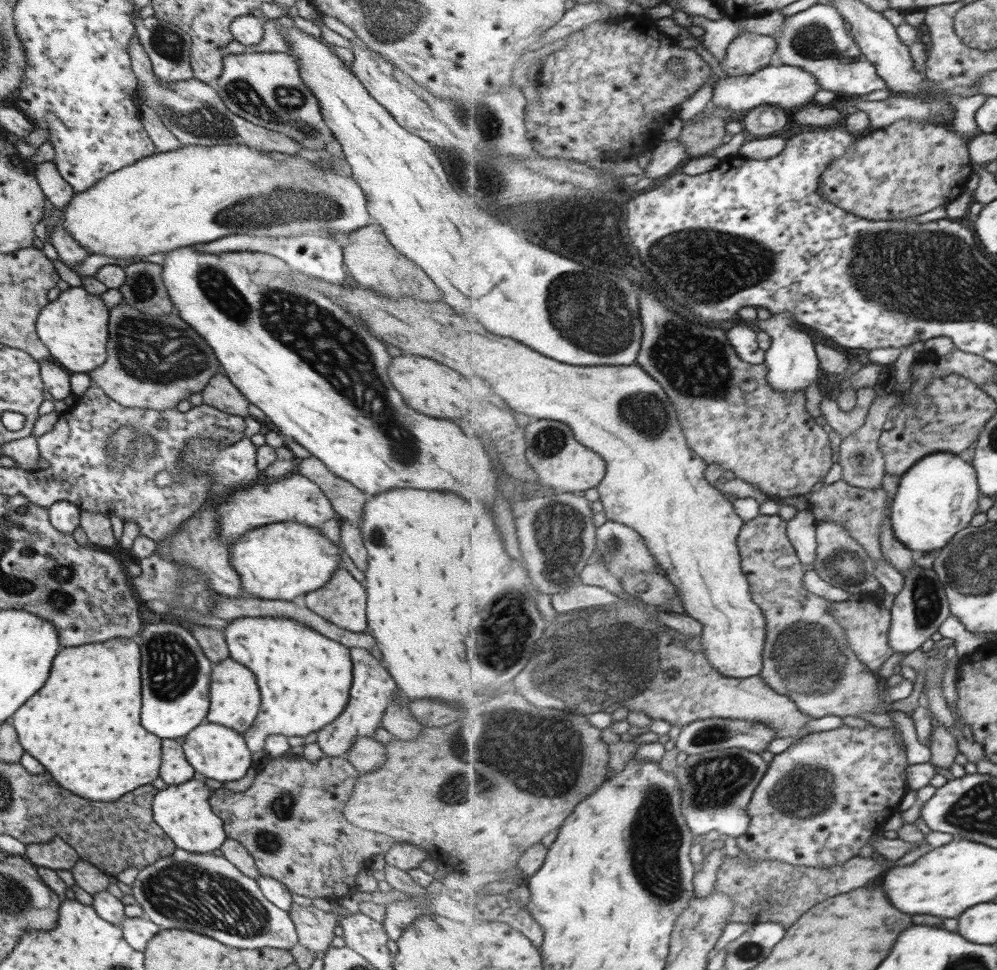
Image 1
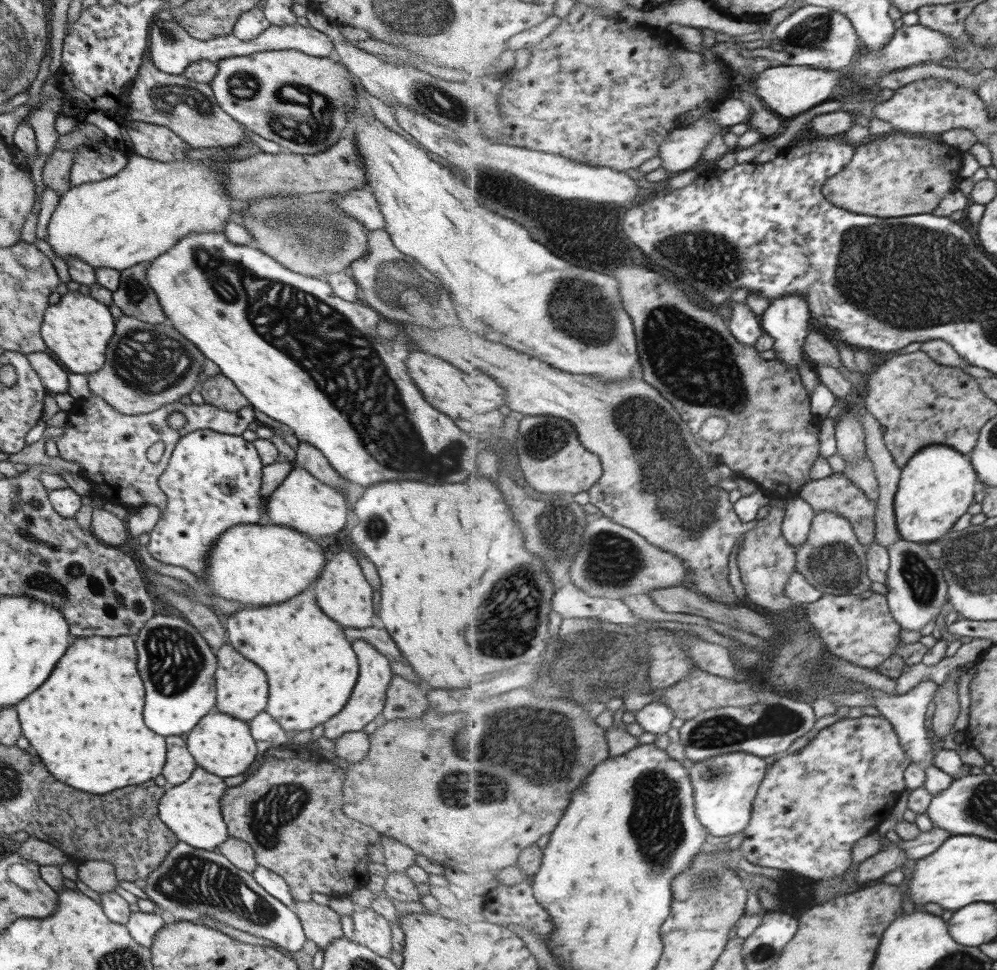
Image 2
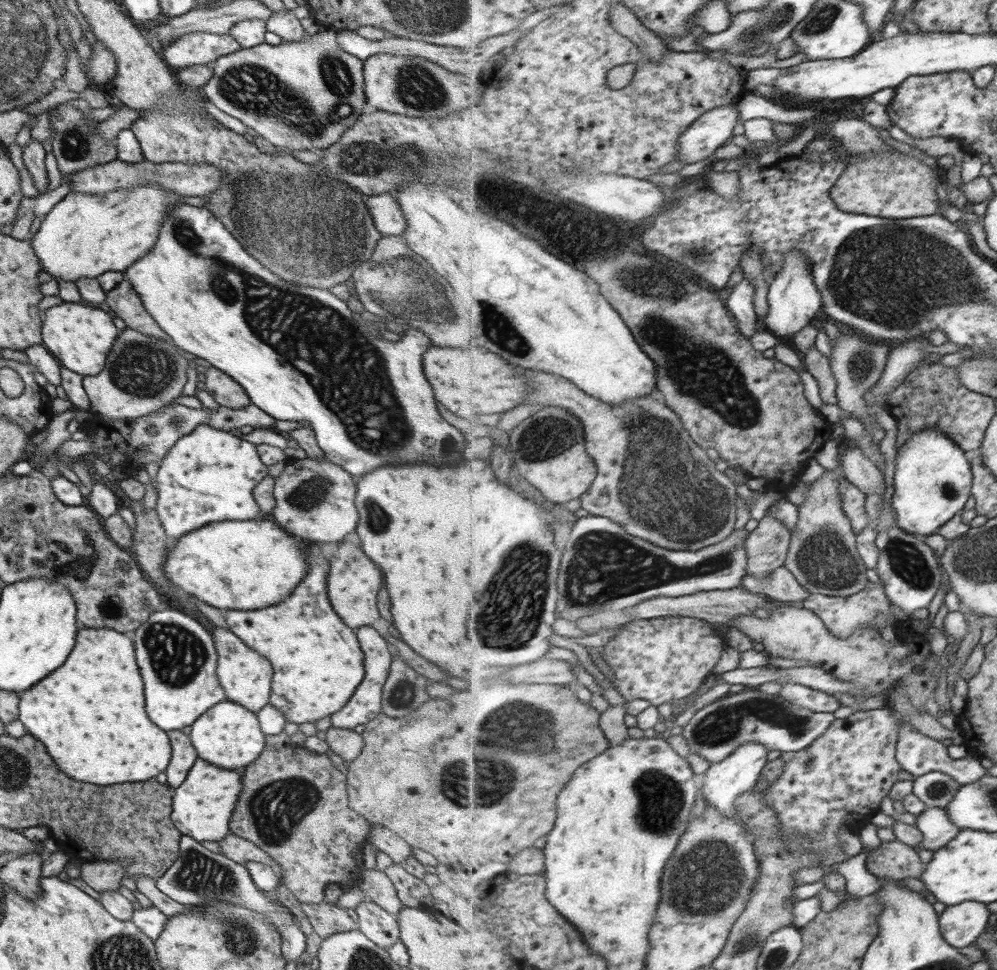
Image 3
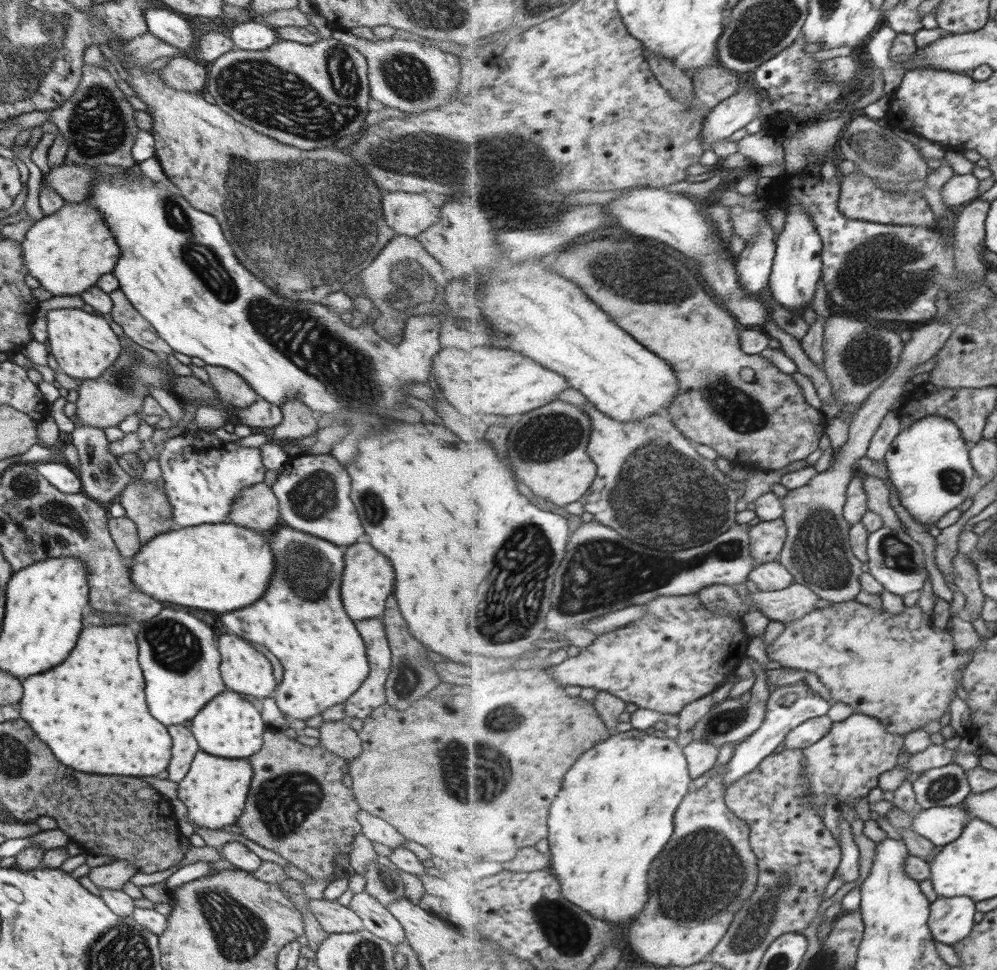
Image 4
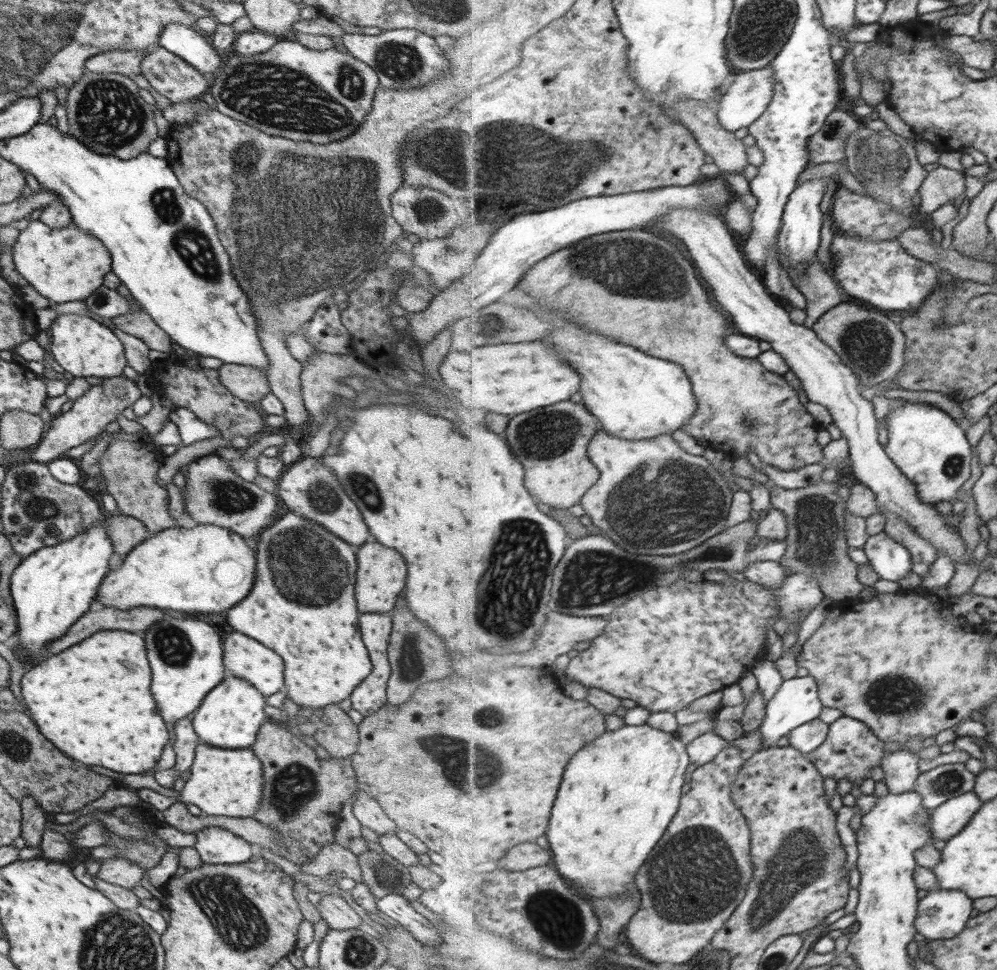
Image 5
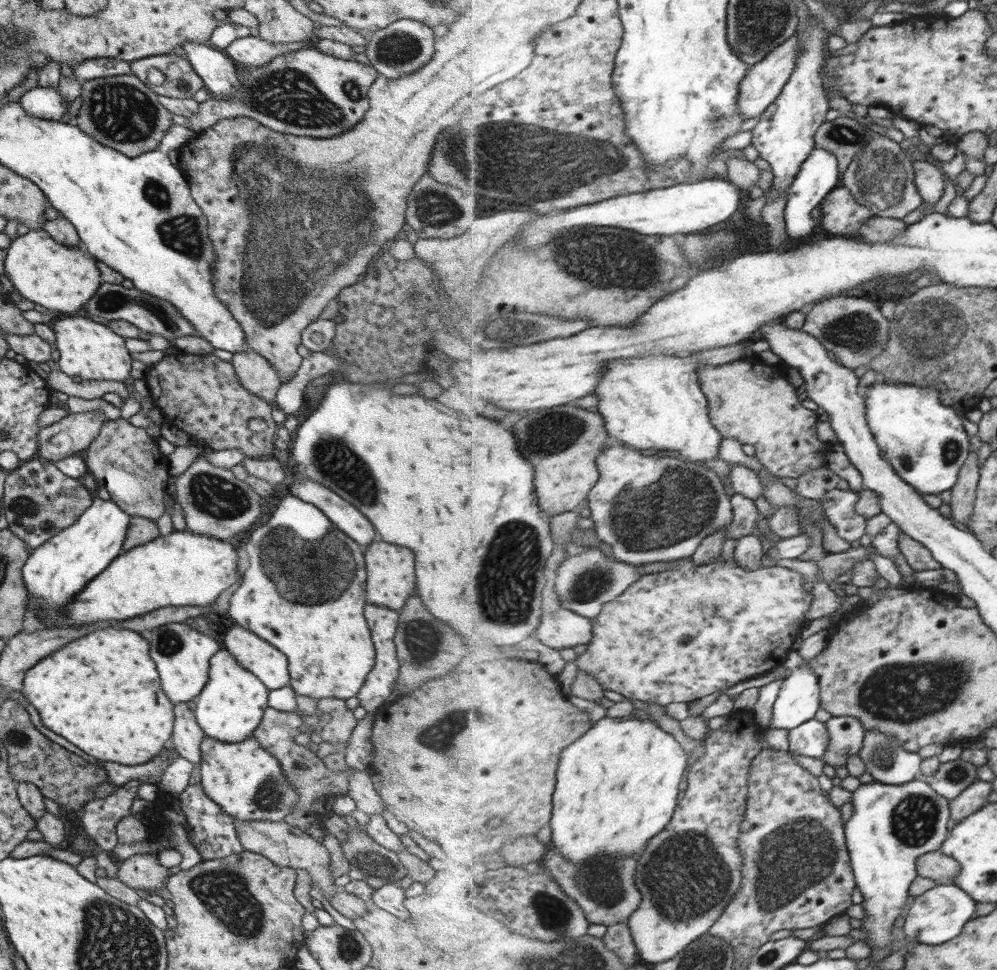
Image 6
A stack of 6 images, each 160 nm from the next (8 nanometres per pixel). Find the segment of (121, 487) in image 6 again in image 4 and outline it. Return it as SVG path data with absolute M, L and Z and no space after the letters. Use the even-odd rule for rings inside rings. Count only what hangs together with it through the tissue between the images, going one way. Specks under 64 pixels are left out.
M132 478L120 491L117 501L125 508L125 516L136 523L142 545L157 534L176 528L168 497L156 481Z

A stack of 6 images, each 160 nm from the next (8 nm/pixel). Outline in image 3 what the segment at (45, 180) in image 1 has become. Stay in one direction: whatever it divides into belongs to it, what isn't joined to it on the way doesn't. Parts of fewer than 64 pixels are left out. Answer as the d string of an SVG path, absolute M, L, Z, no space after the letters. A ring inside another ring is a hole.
M70 101L57 104L56 107L49 110L51 126L55 129L55 136L52 138L53 154L57 160L58 169L62 178L74 176L80 170L108 164L116 160L118 155L117 144L108 141L102 135L97 133L98 121L87 119L84 115L91 110L88 106L86 110L77 109Z

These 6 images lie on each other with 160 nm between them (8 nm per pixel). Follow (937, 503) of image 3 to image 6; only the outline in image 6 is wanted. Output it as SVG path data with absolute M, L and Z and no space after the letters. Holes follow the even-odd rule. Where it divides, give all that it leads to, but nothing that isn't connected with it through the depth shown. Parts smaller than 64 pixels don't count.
M884 379L863 389L863 394L867 399L868 422L900 475L924 495L939 495L959 484L972 442L960 416L961 410L944 403L940 389L890 383Z

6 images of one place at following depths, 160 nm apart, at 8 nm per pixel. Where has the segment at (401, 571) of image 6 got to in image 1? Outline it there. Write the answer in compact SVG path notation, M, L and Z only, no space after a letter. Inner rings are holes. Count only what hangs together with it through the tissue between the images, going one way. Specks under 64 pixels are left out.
M338 568L332 573L330 580L318 590L306 593L299 601L313 610L316 614L320 614L322 618L338 624L340 628L351 630L352 633L367 633L366 626L366 589L362 582L354 579L352 573L346 569Z

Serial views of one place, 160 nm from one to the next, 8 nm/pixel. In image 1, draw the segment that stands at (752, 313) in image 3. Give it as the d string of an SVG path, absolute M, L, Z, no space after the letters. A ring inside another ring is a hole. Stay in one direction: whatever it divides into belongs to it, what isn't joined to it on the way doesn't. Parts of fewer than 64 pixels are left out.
M741 321L730 330L730 338L746 362L757 365L767 362L767 350L761 347L759 333L754 330L754 324Z

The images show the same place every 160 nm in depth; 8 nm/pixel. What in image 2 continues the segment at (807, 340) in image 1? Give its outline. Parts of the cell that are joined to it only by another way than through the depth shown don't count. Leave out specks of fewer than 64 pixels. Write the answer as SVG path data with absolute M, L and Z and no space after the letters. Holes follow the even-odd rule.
M801 293L773 300L769 309L762 315L765 331L772 335L777 343L777 358L789 367L800 368L806 358L806 342L811 333L812 310L808 300Z

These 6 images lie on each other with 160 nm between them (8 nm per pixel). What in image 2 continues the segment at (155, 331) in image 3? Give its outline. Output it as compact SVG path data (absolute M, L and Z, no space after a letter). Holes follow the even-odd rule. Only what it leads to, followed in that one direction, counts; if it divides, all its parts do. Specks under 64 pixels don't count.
M140 263L121 271L120 284L113 292L113 304L126 316L150 324L165 324L168 318L163 313L156 293L150 289L146 267L147 263Z

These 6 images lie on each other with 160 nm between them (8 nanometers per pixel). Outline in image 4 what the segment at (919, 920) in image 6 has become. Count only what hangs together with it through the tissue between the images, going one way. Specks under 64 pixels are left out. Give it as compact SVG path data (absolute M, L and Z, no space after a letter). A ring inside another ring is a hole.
M939 896L931 907L930 923L935 938L948 945L953 946L968 938L980 921L978 902L971 896Z

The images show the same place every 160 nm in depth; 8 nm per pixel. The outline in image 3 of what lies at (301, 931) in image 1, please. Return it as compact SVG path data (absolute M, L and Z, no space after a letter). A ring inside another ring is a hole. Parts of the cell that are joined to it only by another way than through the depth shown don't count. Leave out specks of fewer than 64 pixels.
M324 900L322 903L301 903L301 908L313 929L323 938L332 934L348 932L355 928L355 920L346 909Z

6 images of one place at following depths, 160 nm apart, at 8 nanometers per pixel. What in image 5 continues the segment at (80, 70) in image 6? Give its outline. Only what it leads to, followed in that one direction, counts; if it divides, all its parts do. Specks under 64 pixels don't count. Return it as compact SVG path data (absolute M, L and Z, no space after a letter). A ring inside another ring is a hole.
M148 50L106 51L89 58L84 65L86 71L92 73L116 73L131 77L140 74L140 65L146 54Z

